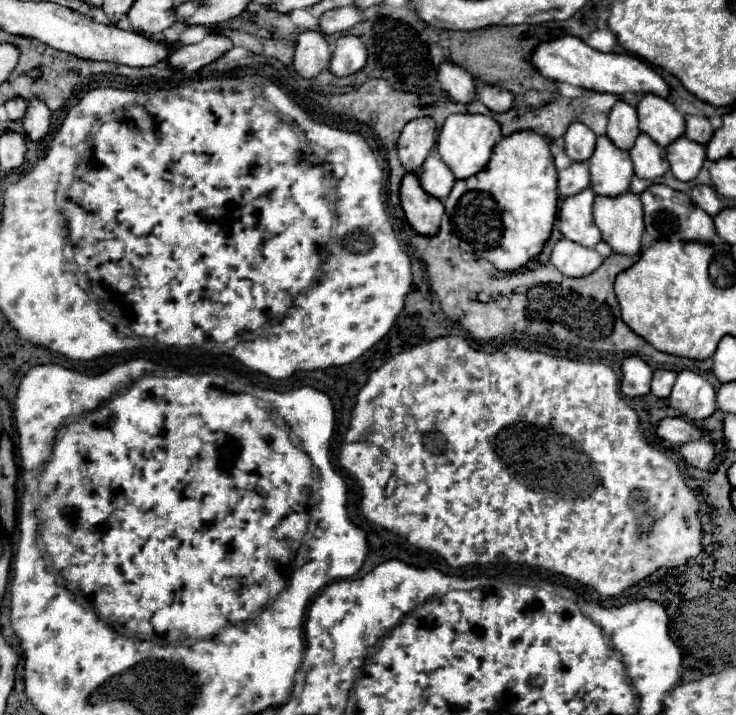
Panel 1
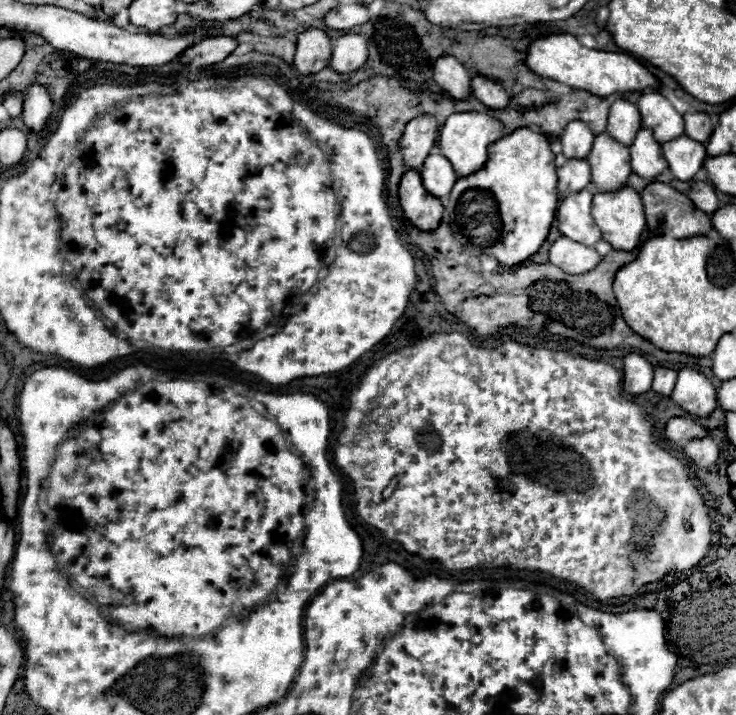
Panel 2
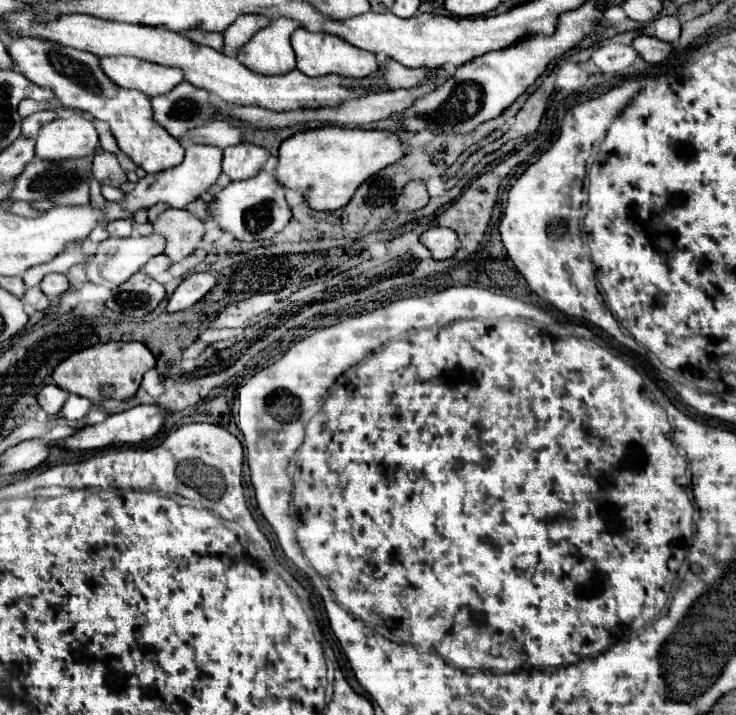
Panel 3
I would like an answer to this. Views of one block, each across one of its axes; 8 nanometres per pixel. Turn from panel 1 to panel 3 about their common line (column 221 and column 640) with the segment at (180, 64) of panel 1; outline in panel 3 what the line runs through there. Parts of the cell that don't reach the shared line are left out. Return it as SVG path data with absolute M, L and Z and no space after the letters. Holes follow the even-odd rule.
M638 36L632 40L632 48L650 64L654 62L662 62L664 58L668 58L668 54L672 52L672 44L650 38L650 36Z

